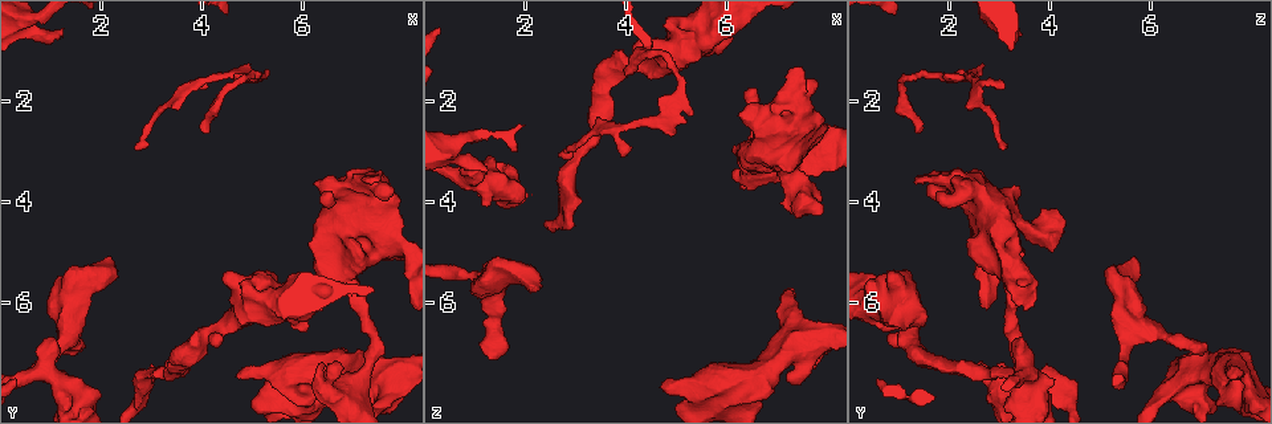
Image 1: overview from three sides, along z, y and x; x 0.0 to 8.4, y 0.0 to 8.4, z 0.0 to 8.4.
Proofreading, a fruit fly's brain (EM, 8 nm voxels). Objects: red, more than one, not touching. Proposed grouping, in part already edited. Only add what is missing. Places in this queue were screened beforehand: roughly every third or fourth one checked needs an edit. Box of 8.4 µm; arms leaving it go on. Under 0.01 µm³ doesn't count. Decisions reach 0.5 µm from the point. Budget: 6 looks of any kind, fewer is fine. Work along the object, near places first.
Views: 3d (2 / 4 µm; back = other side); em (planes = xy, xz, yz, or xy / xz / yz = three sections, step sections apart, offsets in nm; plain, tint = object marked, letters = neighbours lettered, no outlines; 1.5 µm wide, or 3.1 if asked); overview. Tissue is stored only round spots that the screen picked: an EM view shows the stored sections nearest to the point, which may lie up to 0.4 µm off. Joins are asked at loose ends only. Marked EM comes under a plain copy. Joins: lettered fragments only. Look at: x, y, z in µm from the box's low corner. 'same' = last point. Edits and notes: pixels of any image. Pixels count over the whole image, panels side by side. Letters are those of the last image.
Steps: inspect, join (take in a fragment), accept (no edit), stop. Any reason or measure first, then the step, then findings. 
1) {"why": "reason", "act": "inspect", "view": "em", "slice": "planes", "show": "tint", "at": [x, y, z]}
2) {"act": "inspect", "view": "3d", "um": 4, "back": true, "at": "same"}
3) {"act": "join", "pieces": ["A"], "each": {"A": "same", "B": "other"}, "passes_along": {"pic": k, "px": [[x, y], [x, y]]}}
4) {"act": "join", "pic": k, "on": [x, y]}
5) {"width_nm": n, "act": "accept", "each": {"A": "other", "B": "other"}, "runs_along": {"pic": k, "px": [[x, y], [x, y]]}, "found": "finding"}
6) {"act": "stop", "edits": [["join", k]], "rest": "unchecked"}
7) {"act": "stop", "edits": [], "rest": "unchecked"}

{"why": "thick end", "act": "inspect", "view": "em", "slice": "planes", "show": "letters", "at": [2.25, 5.05, 5.70]}

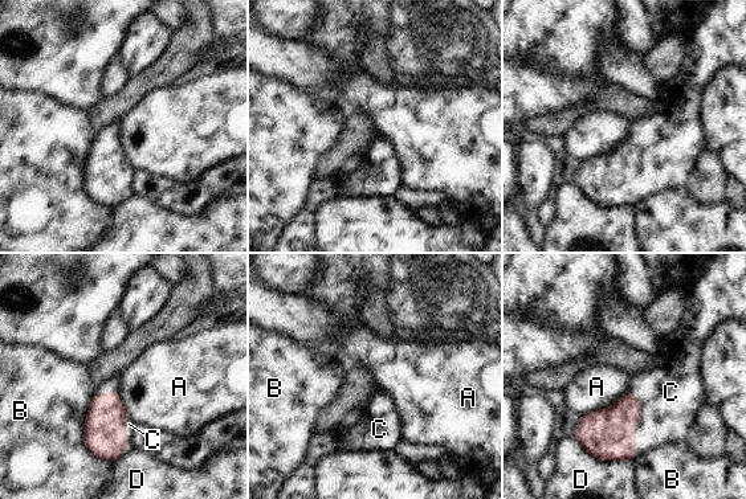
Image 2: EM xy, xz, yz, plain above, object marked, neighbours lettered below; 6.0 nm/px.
{"act": "join", "pieces": ["C"], "each": {"A": "other", "B": "other", "C": "same", "D": "other"}, "passes_along": {"pic": 2, "px": [[607, 434], [639, 422], [671, 396]]}, "found": "the cell continues"}

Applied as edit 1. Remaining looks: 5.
{"why": "free end", "act": "inspect", "view": "em", "slice": "yz", "step": 4, "show": "letters", "at": [1.25, 0.70, 3.45]}

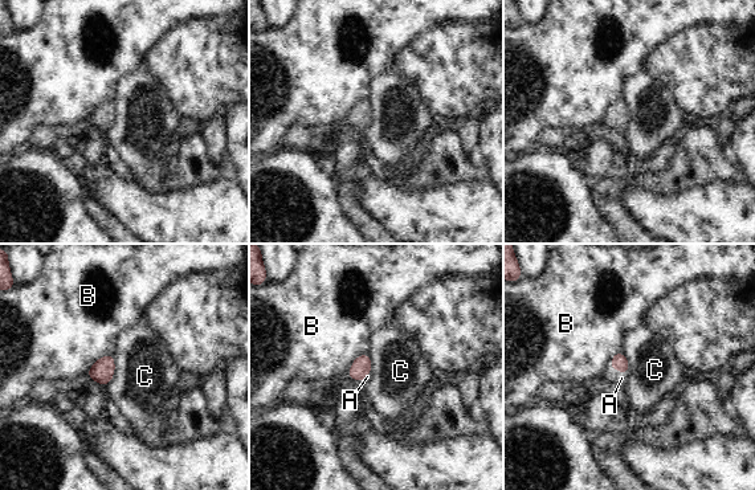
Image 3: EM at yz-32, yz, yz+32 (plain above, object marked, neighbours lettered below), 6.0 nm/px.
{"act": "join", "pieces": ["A"], "each": {"A": "same", "B": "other", "C": "other"}, "passes_along": {"pic": 3, "px": [[619, 362], [621, 371], [621, 378]]}, "found": "it goes on there"}

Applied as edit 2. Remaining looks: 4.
{"why": "thick end", "act": "inspect", "view": "3d", "um": 4, "back": true, "at": [7.40, 3.55, 1.35]}

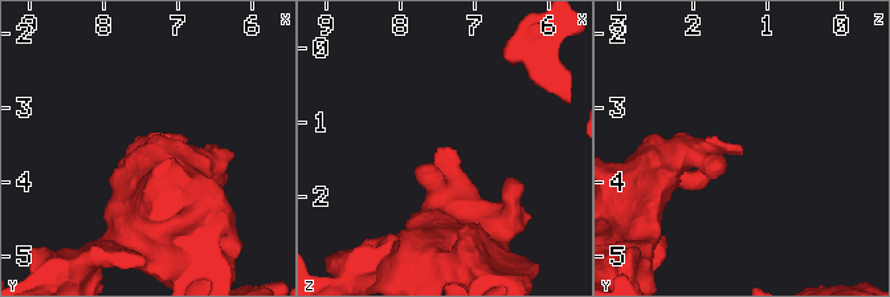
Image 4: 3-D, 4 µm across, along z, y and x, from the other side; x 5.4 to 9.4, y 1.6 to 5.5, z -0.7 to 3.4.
{"act": "inspect", "view": "em", "slice": "planes", "show": "letters", "at": [7.45, 3.50, 1.35]}

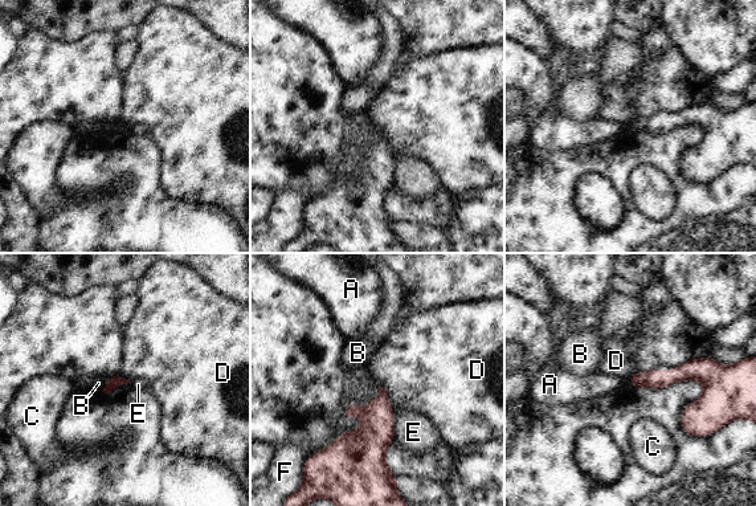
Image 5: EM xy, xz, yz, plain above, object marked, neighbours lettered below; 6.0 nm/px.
{"act": "accept", "each": {"A": "other", "B": "other", "C": "other", "D": "other", "E": "other", "F": "other"}, "runs_along": {"pic": 5, "px": [[711, 364], [667, 378], [633, 382]]}, "found": "no lettered fragment goes on from it"}

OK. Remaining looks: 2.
{"act": "stop", "edits": [["join", 2], ["join", 3]], "rest": "unchecked"}

